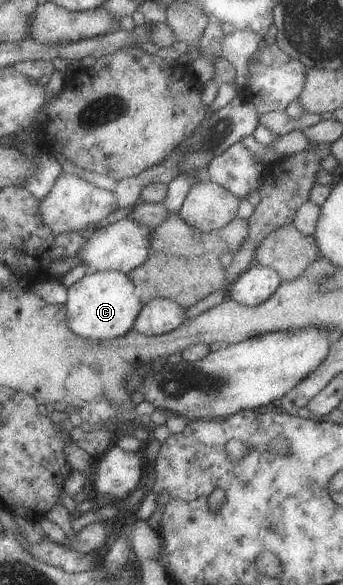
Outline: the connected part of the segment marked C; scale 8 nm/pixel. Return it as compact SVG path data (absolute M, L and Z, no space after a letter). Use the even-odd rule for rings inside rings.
M117 270L90 271L67 289L68 322L80 336L96 340L112 340L134 329L145 301L135 282Z

